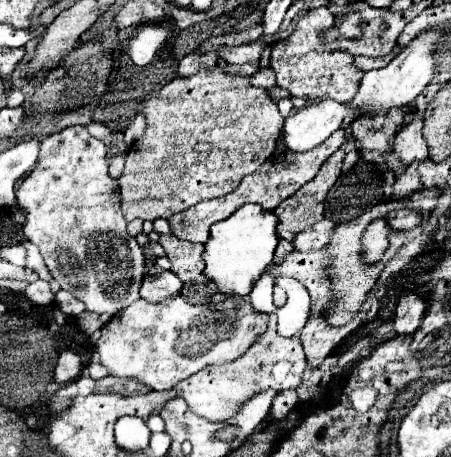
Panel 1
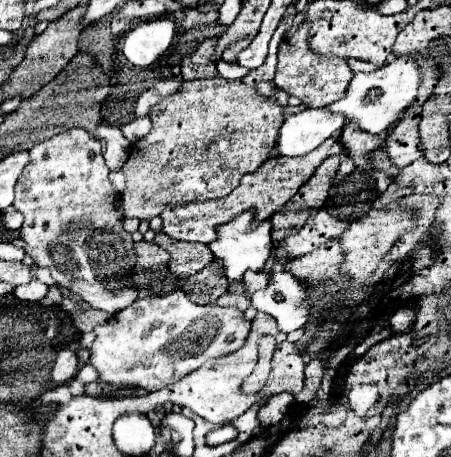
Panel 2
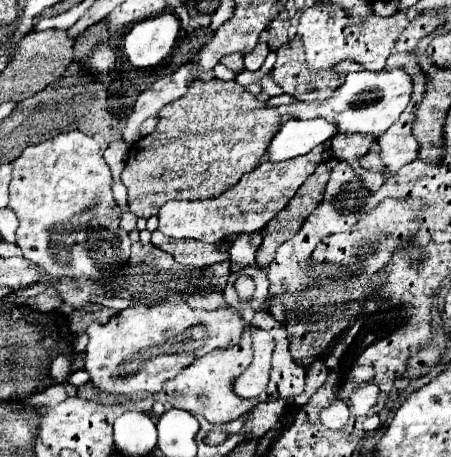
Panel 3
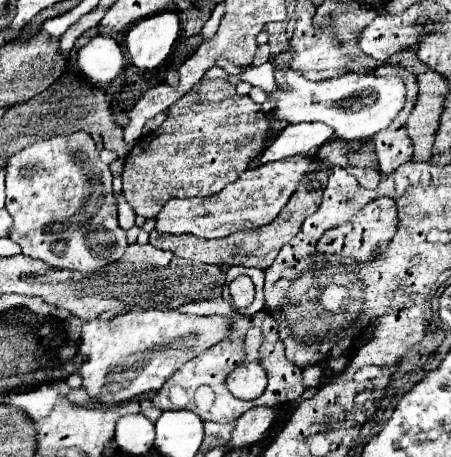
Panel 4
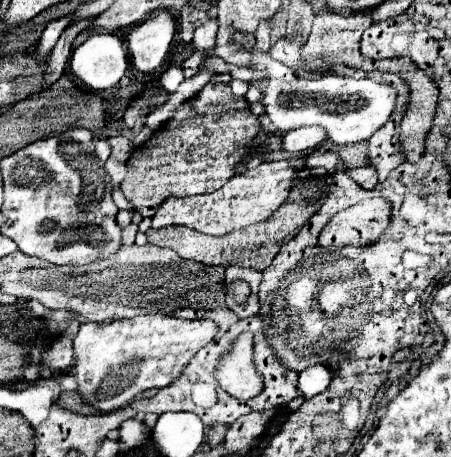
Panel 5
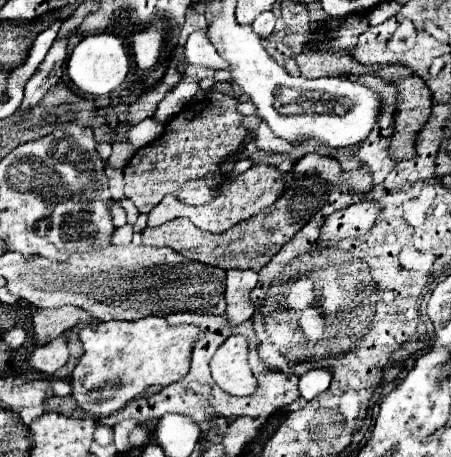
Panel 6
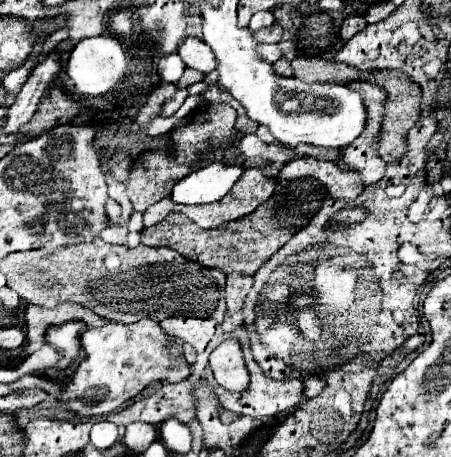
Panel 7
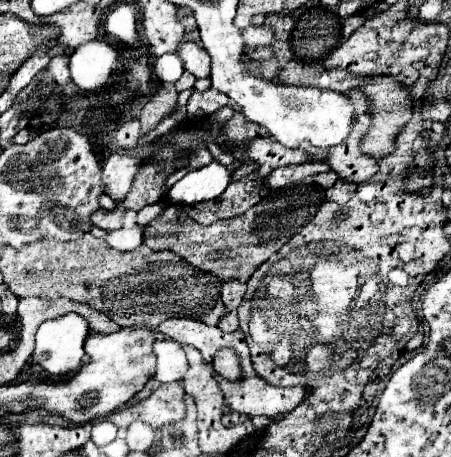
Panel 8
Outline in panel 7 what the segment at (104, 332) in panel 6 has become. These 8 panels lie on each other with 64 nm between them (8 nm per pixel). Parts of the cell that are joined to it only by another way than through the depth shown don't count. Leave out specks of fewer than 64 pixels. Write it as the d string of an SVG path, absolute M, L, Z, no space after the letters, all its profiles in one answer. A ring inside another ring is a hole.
M140 320L134 324L120 324L120 322L112 322L108 326L102 328L90 328L82 334L82 348L86 352L86 358L80 362L76 374L72 376L72 380L62 388L60 394L56 394L54 398L64 402L66 408L80 416L80 418L94 418L94 416L104 416L110 414L114 410L118 410L124 402L128 402L130 398L134 398L136 394L140 394L148 384L152 382L164 382L166 378L166 368L174 364L176 356L168 354L164 348L170 344L166 340L166 334L162 332L162 328L158 326L158 322L154 320Z

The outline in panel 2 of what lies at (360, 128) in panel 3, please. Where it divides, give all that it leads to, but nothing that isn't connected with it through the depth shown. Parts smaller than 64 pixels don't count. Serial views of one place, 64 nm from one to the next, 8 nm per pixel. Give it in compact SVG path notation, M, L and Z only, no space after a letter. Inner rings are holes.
M396 58L374 72L368 74L356 72L348 84L346 94L336 102L328 104L324 110L332 114L342 114L346 120L344 124L358 122L358 128L364 132L370 134L386 132L400 118L400 114L414 102L418 84L420 84L420 70L414 58Z

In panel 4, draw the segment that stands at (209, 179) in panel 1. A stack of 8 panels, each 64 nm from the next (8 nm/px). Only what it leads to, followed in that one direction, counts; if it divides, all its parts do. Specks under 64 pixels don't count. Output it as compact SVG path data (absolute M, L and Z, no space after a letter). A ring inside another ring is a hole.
M210 80L196 84L188 94L184 94L176 104L172 104L166 122L142 136L138 144L126 158L122 182L124 198L134 208L136 214L144 218L156 218L160 208L170 198L192 198L192 196L212 196L218 194L226 184L234 182L262 152L270 120L260 112L260 104L254 104L250 96L238 96L234 86L226 80Z

